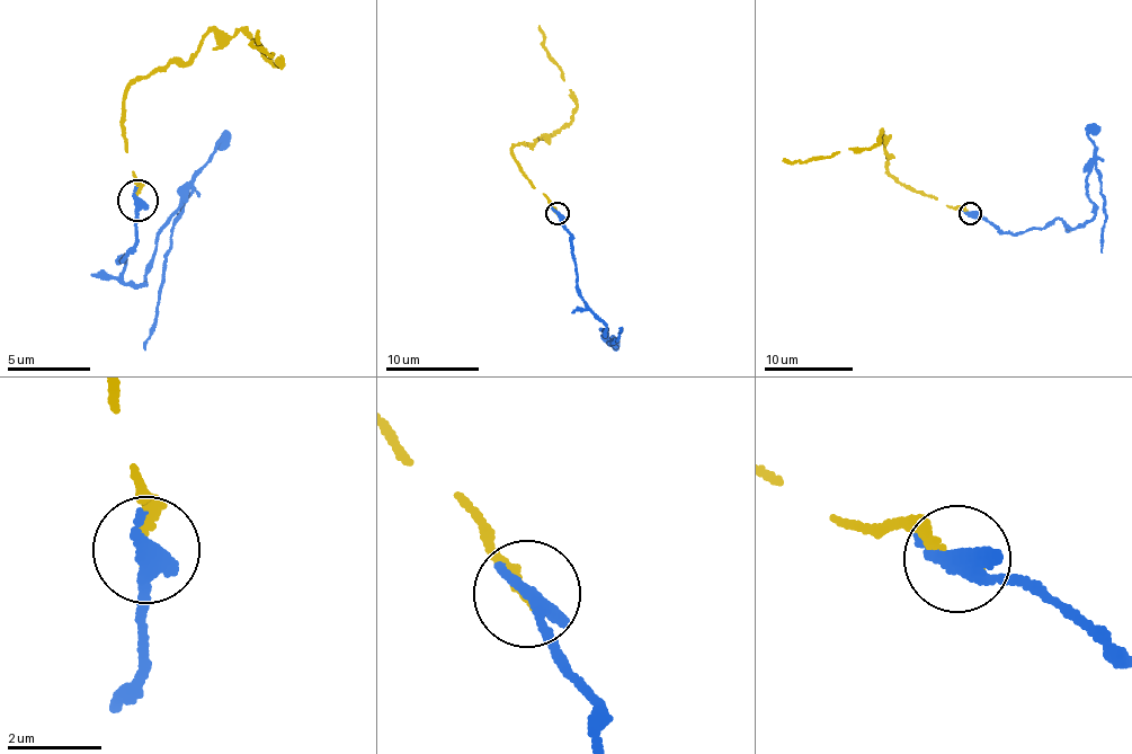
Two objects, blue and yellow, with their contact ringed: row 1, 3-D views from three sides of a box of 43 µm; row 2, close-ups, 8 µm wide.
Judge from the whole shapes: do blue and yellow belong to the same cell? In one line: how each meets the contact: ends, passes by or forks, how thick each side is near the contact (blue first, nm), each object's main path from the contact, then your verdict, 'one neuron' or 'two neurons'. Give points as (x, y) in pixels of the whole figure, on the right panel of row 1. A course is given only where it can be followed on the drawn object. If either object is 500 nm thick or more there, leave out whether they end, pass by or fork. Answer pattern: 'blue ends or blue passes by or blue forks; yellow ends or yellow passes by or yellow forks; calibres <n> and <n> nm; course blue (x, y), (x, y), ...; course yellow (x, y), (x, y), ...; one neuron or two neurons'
blue ends; yellow ends; calibres 440 and 180 nm; course blue (970, 213), (1017, 234), (1059, 219), (1083, 225), (1094, 215), (1086, 183), (1094, 169), (1106, 218), (1101, 253); course yellow (970, 213), (948, 207), (891, 176), (881, 132), (878, 142), (866, 149), (807, 161), (783, 159); two neurons

